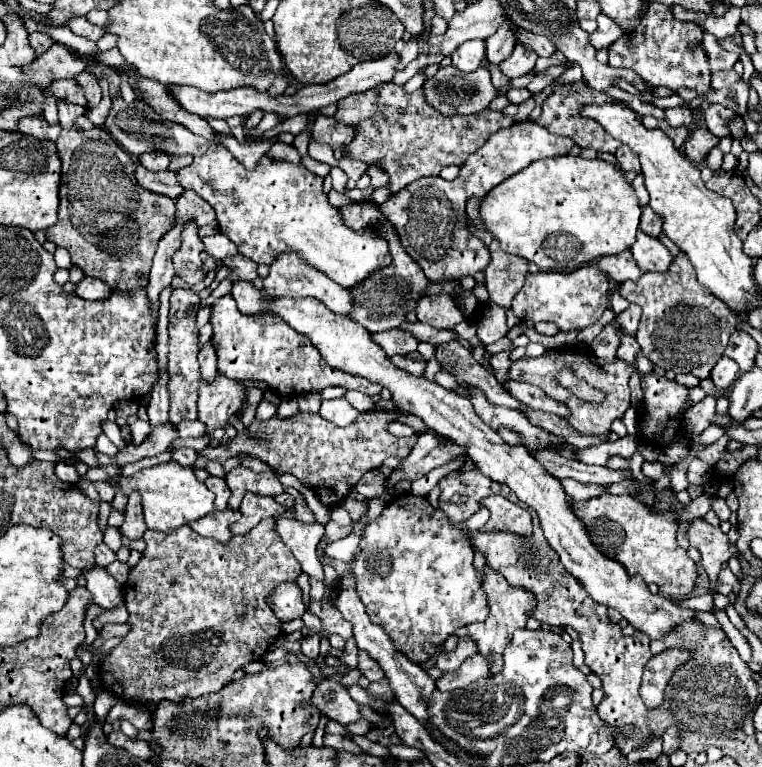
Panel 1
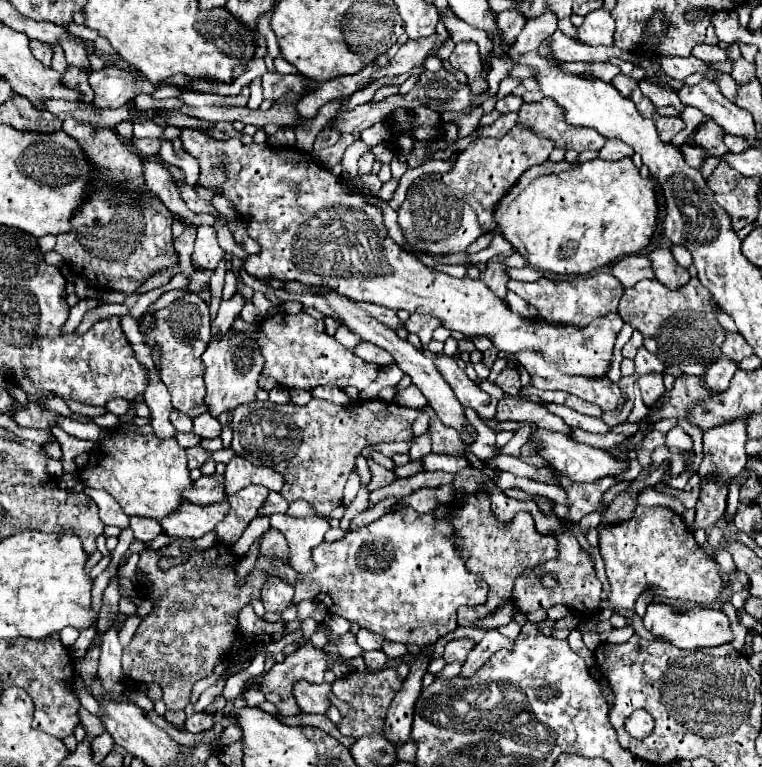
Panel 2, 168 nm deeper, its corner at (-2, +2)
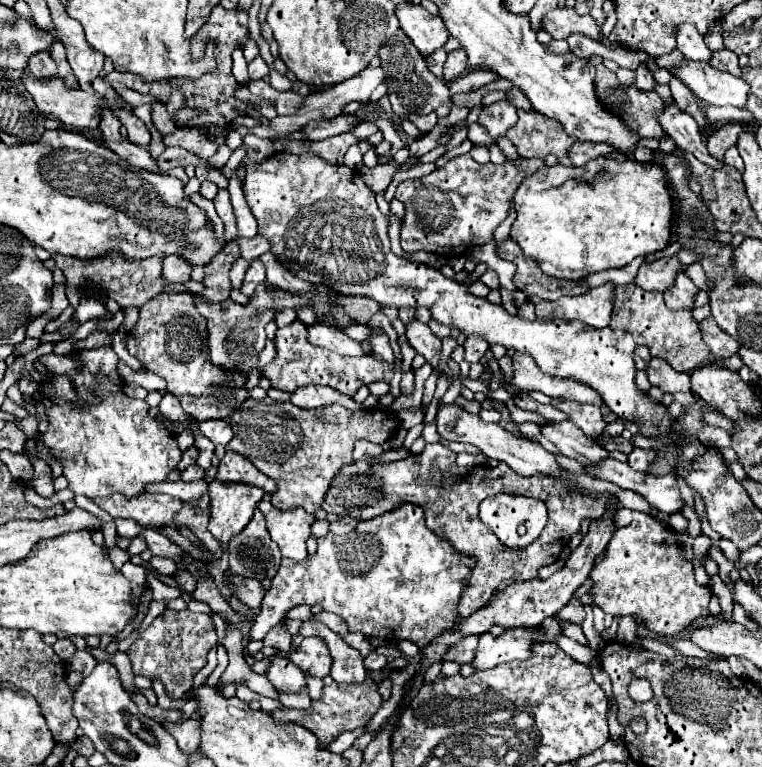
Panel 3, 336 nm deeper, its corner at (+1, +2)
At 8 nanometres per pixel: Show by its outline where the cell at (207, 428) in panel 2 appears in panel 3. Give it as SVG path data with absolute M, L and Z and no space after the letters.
M209 419L209 421L203 421L199 427L201 427L203 435L209 441L213 441L215 445L227 445L233 437L233 431L231 431L229 423L223 421L223 419Z

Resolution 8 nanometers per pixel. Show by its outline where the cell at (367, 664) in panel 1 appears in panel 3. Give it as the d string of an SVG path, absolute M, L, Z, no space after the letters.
M371 651L371 653L365 657L365 667L367 667L369 671L381 671L381 669L385 667L385 663L387 663L385 655L379 655L379 653L375 653L375 651Z

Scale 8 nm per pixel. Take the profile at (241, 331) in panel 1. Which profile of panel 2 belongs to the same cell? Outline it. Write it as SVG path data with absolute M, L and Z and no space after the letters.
M276 313L268 321L248 325L240 317L234 321L232 329L248 333L254 341L258 341L262 355L266 359L264 375L274 377L282 387L296 387L296 389L314 389L318 385L336 385L338 389L356 387L366 389L378 375L378 365L366 363L356 357L350 349L340 345L334 337L324 333L324 323L312 319L306 313Z

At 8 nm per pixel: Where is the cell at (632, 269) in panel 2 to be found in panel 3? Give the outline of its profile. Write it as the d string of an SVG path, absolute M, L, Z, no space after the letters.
M677 257L657 259L653 263L643 263L633 277L633 283L645 291L665 291L669 289L669 285L673 285L673 277L683 269L685 267Z

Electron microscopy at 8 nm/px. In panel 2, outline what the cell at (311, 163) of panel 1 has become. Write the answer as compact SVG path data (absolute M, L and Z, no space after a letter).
M361 139L356 140L344 152L342 159L342 173L343 180L350 180L358 175L357 163L359 158L366 152L371 151L371 147L367 146Z

